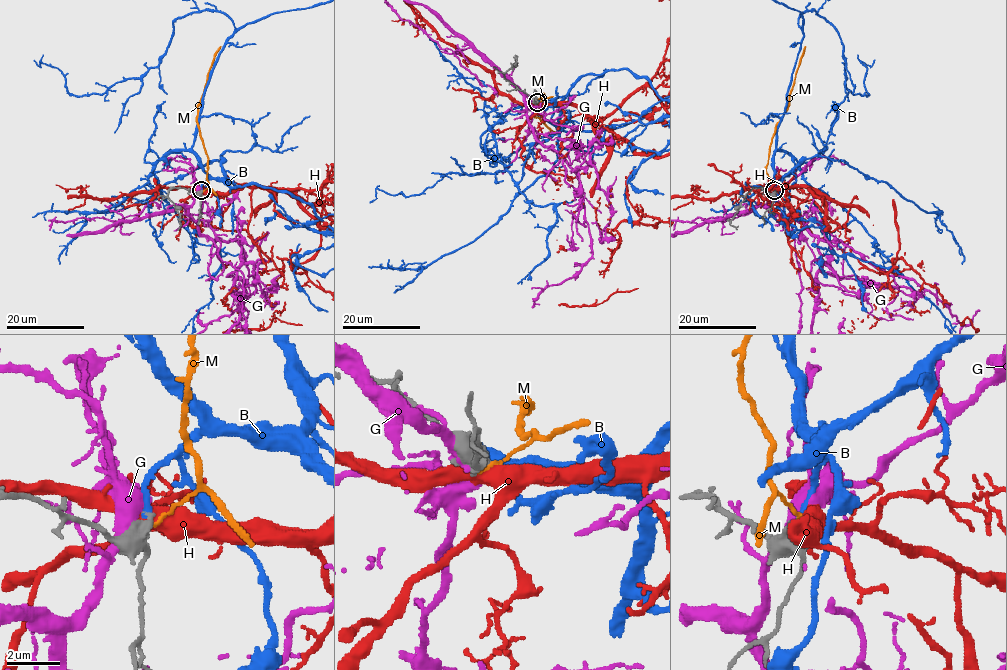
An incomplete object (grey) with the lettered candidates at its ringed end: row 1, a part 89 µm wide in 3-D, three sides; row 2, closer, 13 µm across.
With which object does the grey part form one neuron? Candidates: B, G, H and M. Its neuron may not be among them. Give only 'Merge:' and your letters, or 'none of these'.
Merge: B

